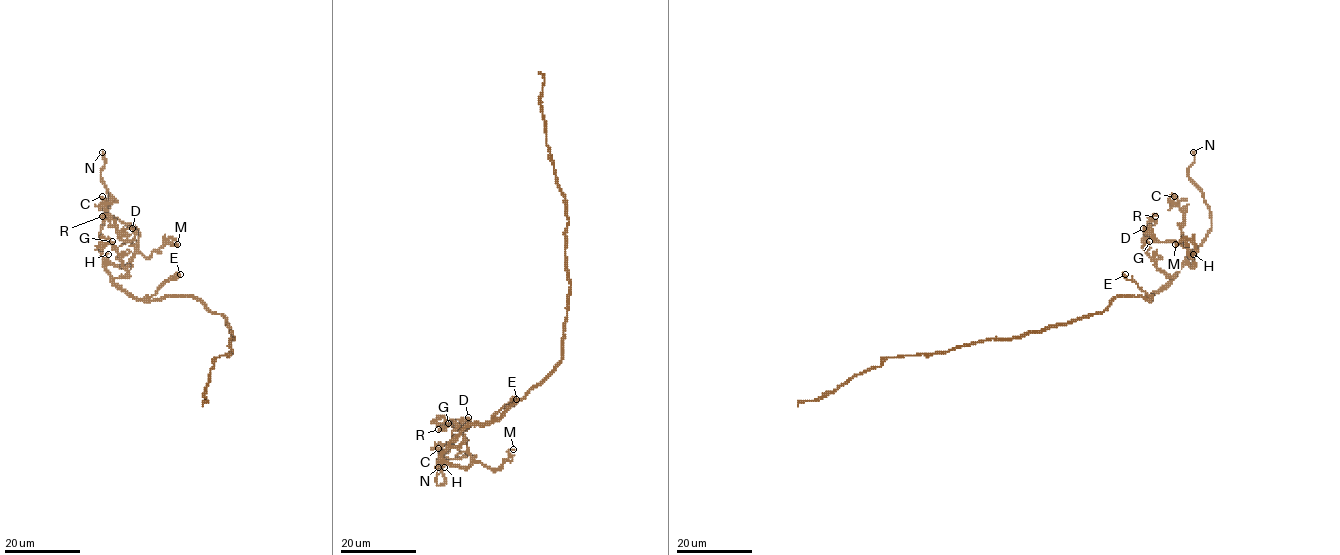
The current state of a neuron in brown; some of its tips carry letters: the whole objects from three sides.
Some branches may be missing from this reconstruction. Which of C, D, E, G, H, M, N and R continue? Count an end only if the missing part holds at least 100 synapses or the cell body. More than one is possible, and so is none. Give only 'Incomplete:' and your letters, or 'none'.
Incomplete: N

